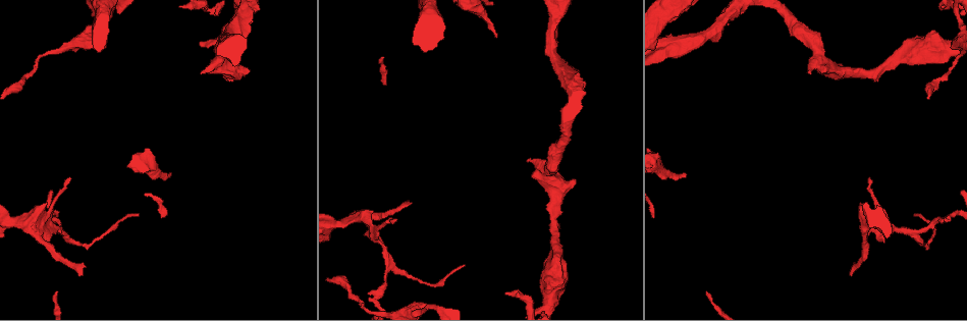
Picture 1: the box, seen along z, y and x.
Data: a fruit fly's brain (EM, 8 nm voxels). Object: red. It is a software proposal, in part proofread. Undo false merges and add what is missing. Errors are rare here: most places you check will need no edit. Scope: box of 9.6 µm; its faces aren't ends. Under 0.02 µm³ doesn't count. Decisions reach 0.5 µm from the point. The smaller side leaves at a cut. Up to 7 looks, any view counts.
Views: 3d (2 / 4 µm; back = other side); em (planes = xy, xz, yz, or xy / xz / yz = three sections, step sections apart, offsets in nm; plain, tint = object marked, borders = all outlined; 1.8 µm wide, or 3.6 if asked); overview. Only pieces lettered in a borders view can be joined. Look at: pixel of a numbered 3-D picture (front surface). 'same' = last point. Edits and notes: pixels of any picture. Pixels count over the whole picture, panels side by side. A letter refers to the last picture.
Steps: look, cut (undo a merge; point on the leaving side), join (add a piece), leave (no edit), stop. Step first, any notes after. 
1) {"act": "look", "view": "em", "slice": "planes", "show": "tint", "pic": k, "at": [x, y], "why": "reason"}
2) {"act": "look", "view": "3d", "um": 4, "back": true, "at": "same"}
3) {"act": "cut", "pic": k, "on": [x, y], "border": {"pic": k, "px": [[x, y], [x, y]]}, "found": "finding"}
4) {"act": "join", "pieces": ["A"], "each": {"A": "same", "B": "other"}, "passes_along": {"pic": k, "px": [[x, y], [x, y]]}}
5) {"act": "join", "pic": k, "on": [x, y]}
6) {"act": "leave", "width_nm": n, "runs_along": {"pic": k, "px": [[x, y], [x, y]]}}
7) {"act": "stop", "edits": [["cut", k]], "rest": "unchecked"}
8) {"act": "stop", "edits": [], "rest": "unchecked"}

{"act": "look", "view": "em", "slice": "planes", "show": "borders", "pic": 1, "at": [850, 274], "why": "tapers out"}

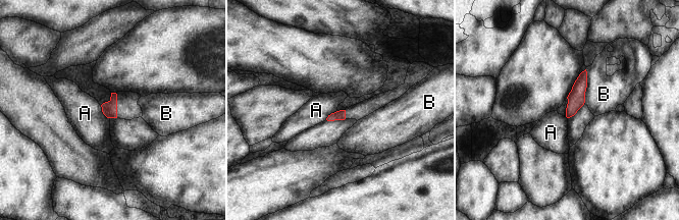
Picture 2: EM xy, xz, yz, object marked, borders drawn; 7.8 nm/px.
{"act": "leave", "each": {"A": "other", "B": "other"}, "found": "none of them fits"}

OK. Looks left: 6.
{"act": "look", "view": "em", "slice": "planes", "show": "borders", "pic": 1, "at": [532, 174], "why": "branch stops here"}

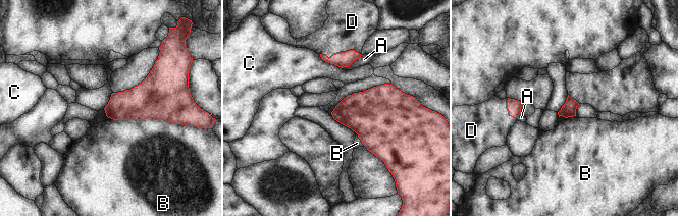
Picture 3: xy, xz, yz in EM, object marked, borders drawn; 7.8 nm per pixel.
{"act": "join", "pieces": ["D"], "each": {"A": "other", "B": "other", "C": "other", "D": "same"}, "passes_along": {"pic": 3, "px": [[344, 59], [341, 52], [351, 22]]}, "found": "the neuron continues"}

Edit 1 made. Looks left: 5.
{"act": "look", "view": "3d", "um": 2, "pic": 1, "at": [867, 225], "why": "abrupt turn"}

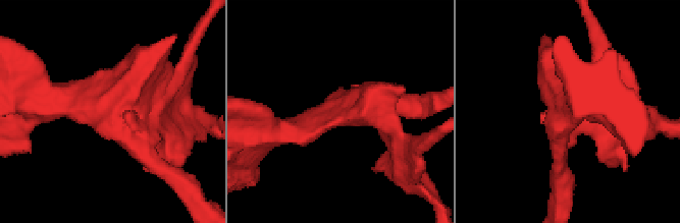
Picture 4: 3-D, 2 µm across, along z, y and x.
{"act": "look", "view": "em", "slice": "yz", "step": 4, "show": "borders", "pic": 4, "at": [330, 114], "arms": 4, "why": "need the tissue"}

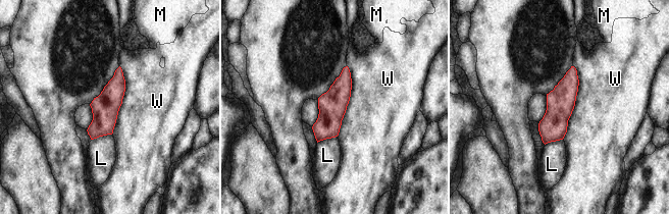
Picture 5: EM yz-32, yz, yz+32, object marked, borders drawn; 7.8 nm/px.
{"act": "look", "view": "em", "slice": "planes", "show": "borders", "at": "same"}

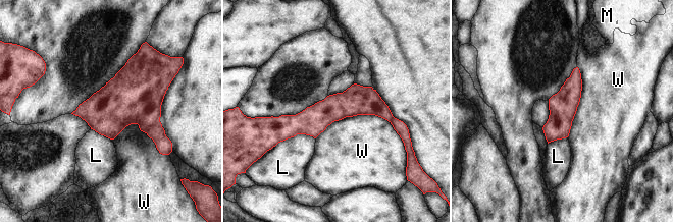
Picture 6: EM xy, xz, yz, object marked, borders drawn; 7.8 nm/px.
{"act": "leave", "each": {"L": "other", "M": "other", "W": "other"}, "border": {"pic": 6, "px": [[315, 137], [377, 115], [401, 138]]}, "found": "all the same neuron"}

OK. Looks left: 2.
{"act": "stop", "edits": [["join", 3]], "rest": "unchecked"}

